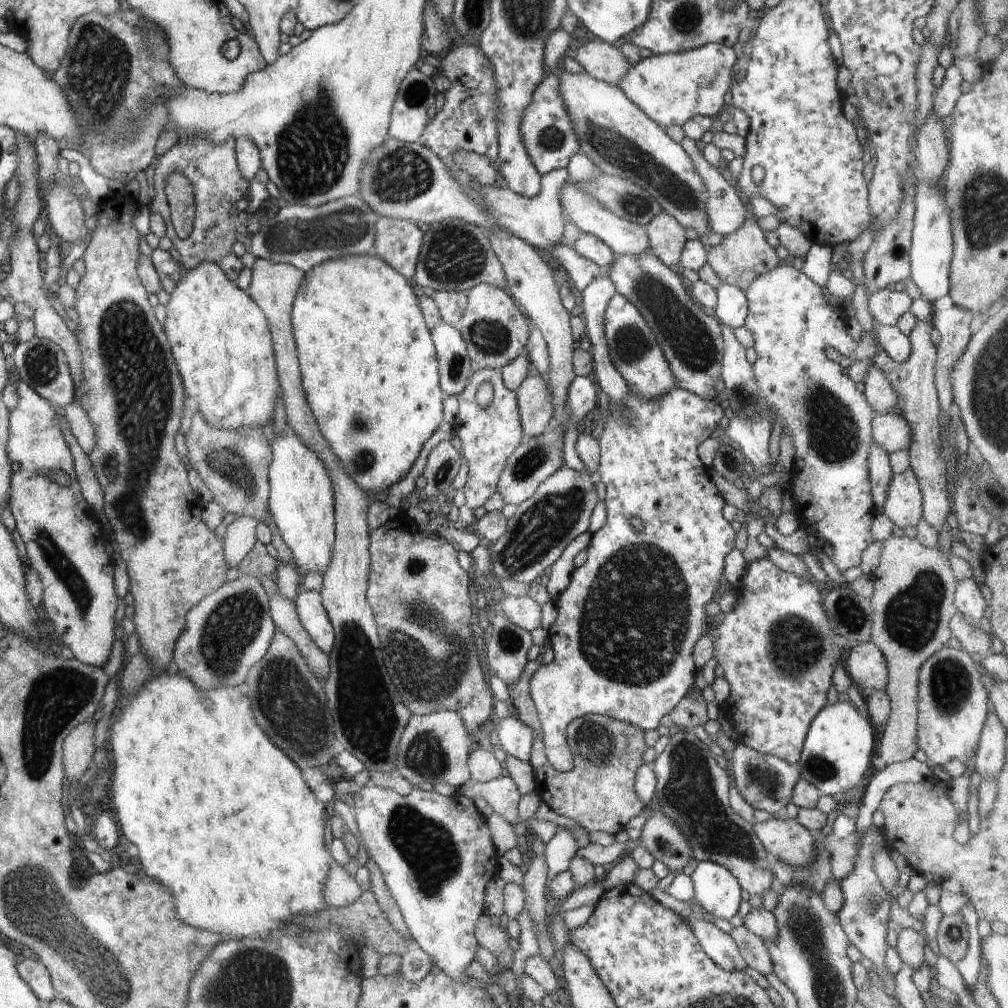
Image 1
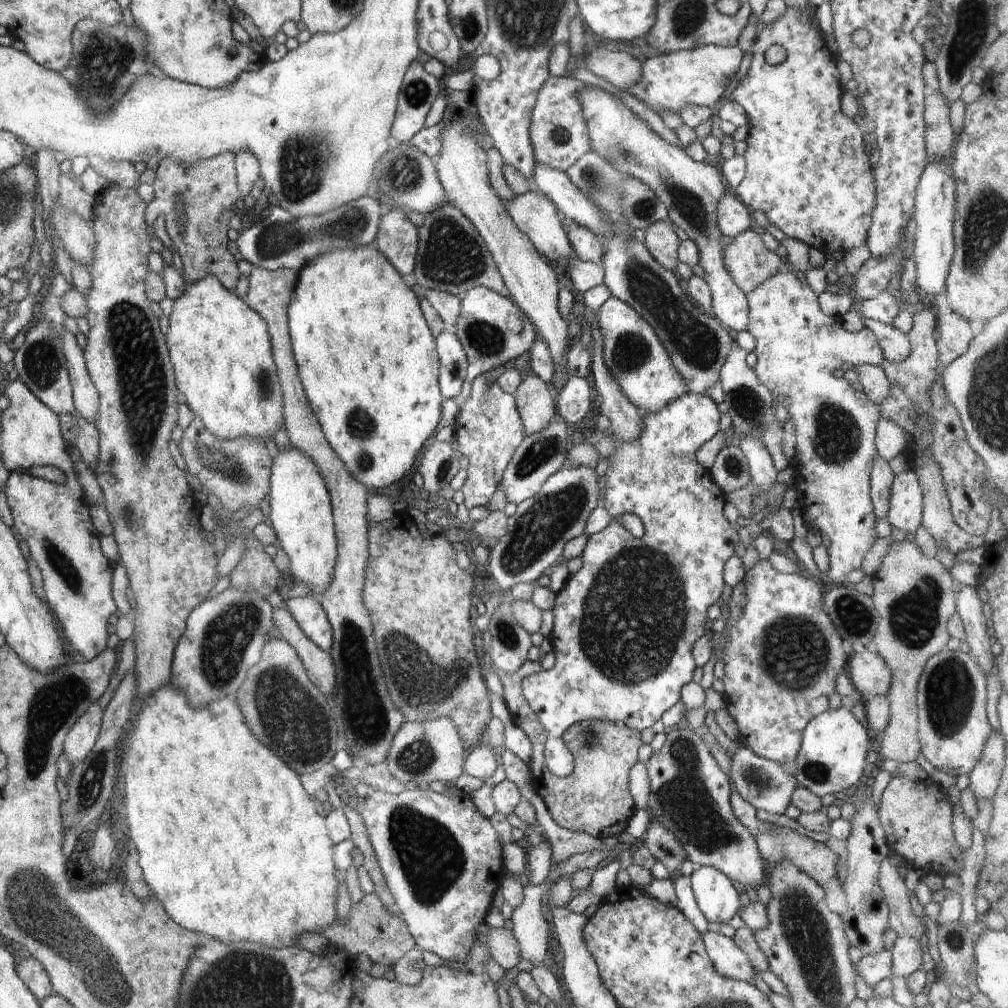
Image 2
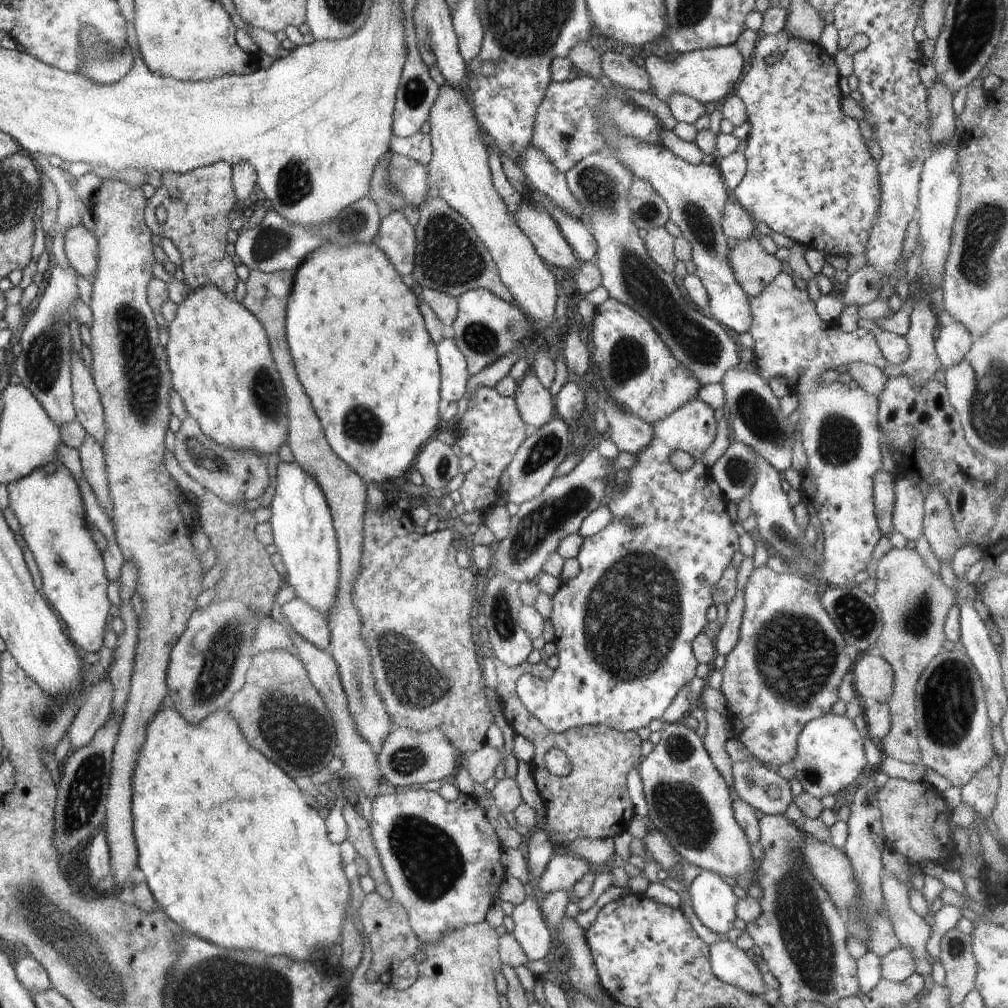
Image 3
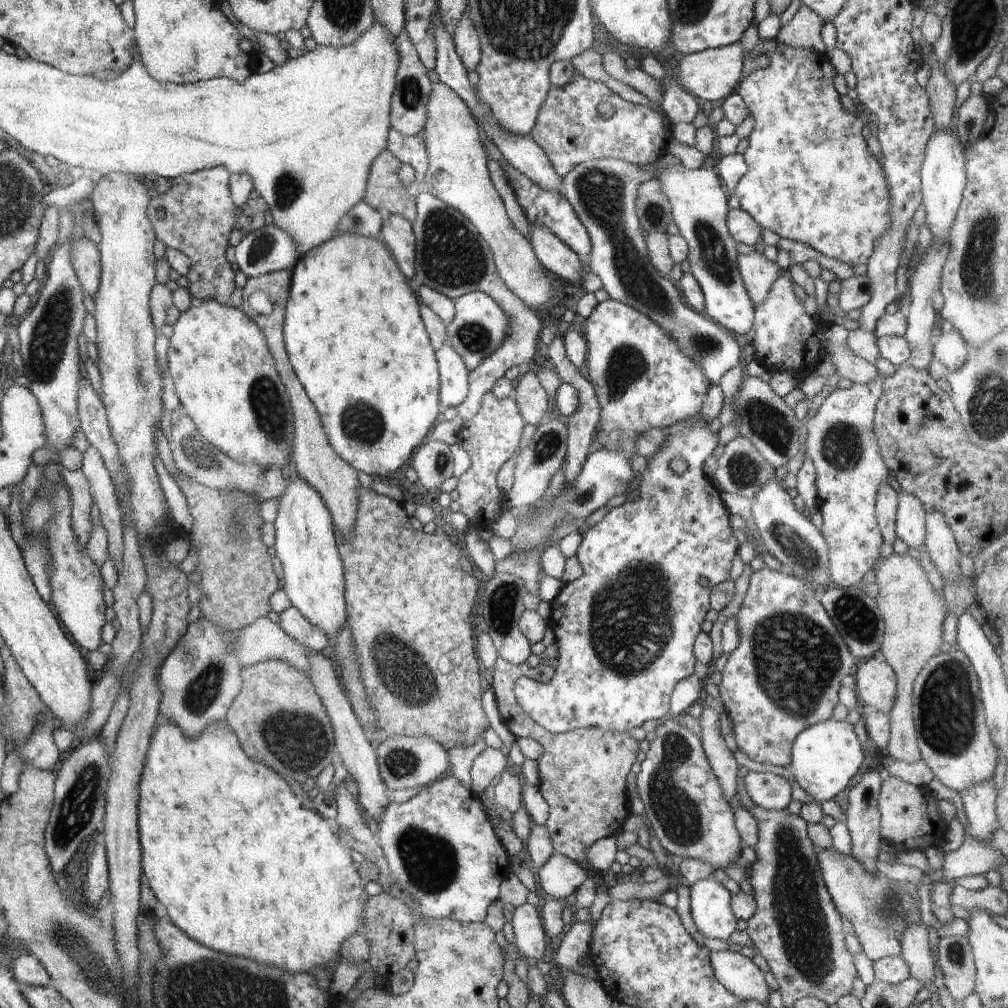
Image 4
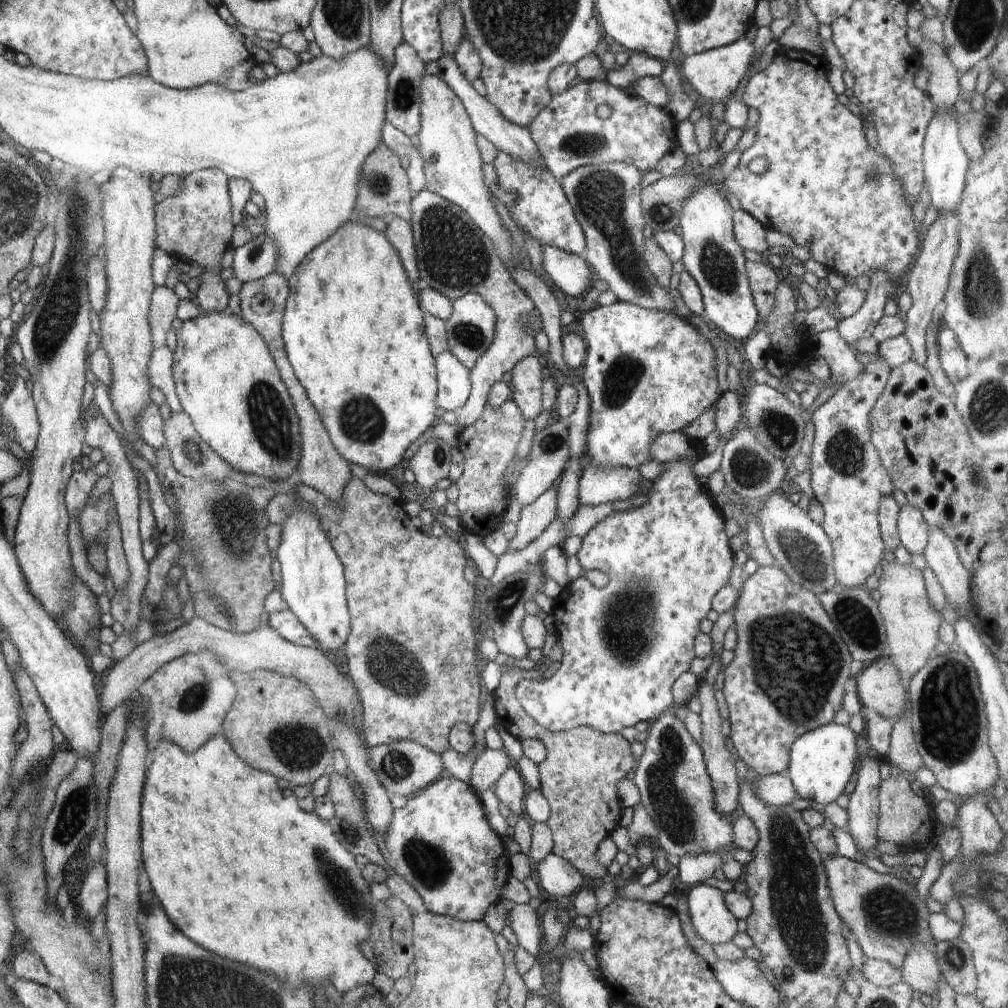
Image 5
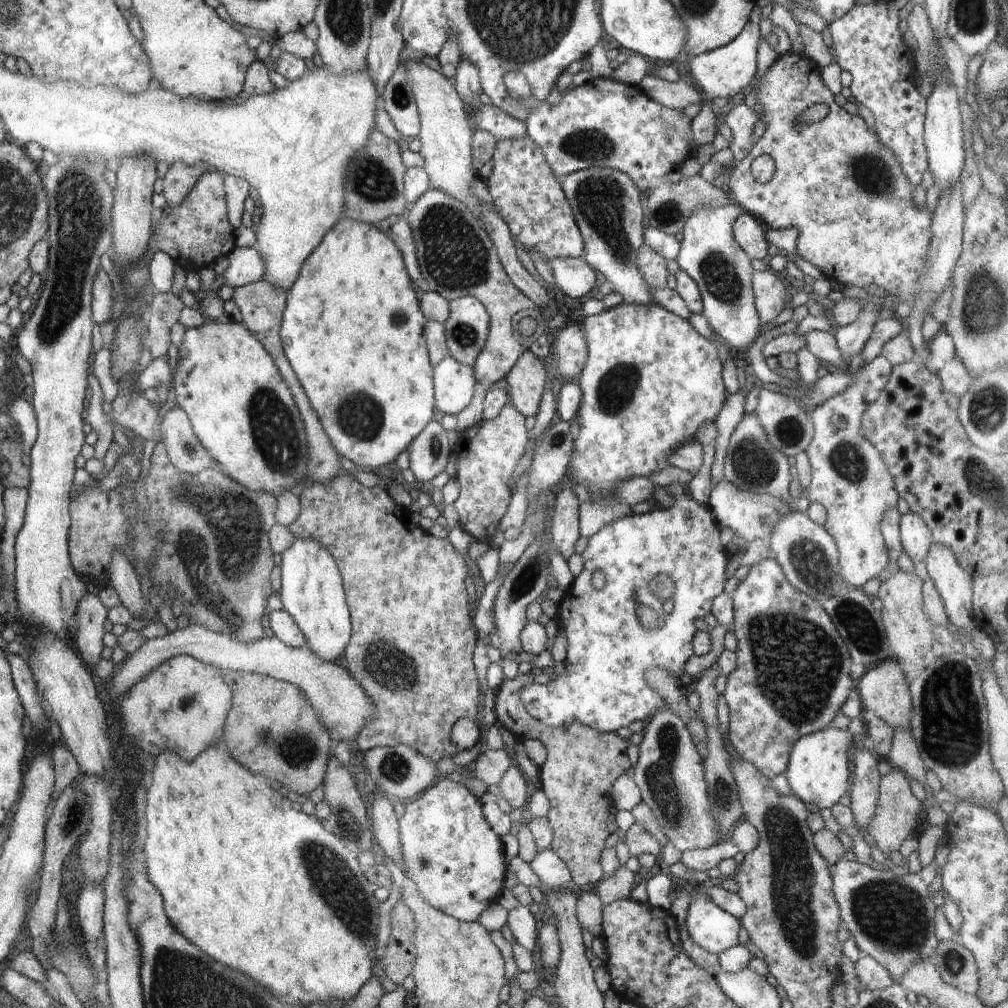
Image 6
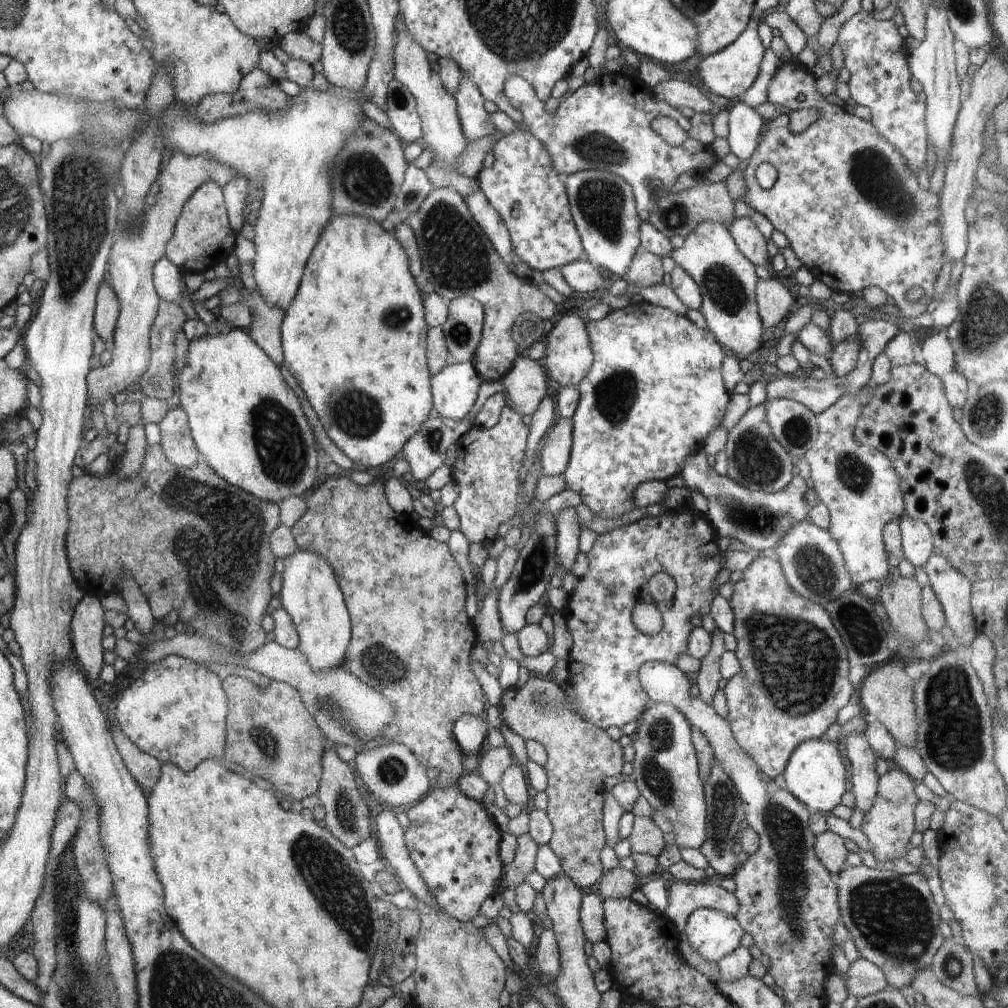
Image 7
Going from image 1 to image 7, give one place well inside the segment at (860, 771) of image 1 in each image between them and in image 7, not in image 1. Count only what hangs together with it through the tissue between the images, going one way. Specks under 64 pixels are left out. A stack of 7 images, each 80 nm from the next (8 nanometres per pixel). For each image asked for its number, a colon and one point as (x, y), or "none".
2: (833, 756)
3: (830, 756)
4: (824, 758)
5: (821, 762)
6: (818, 770)
7: (816, 774)

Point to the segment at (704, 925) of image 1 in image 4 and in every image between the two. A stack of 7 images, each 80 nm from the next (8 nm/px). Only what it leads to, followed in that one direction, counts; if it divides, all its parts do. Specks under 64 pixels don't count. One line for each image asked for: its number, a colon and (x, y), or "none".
2: (728, 960)
3: (731, 965)
4: (737, 972)

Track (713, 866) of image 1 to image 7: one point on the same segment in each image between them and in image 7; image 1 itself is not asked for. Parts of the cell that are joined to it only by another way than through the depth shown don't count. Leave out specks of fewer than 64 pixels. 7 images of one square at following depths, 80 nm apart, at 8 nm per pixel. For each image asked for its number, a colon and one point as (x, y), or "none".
2: (717, 898)
3: (713, 901)
4: (711, 911)
5: (712, 921)
6: (709, 926)
7: (714, 934)

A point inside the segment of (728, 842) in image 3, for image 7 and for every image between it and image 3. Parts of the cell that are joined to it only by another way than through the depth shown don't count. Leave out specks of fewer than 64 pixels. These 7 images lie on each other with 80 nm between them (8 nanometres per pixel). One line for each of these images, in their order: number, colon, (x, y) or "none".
4: (685, 807)
5: (676, 791)
6: (669, 771)
7: (665, 769)

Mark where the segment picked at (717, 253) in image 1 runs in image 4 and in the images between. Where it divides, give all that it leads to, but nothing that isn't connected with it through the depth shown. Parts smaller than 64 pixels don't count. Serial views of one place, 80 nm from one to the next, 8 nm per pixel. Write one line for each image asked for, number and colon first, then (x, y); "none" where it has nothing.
2: (747, 260)
3: (753, 268)
4: (758, 273)

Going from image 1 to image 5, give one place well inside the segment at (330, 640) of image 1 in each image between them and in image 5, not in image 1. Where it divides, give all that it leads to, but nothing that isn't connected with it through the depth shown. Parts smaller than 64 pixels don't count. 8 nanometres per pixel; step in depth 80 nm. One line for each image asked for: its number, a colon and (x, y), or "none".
2: (308, 613)
3: (306, 621)
4: (293, 623)
5: (289, 627)

